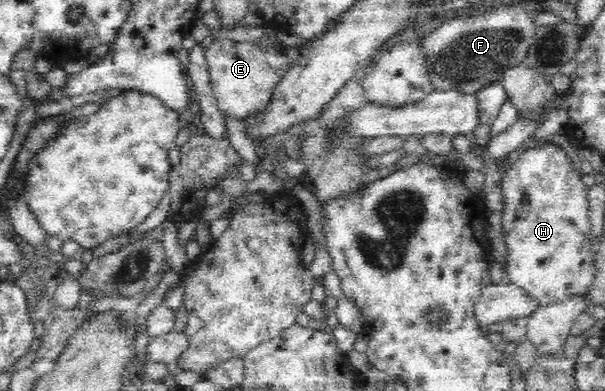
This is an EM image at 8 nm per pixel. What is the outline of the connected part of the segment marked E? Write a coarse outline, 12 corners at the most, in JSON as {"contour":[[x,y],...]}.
{"contour":[[231,38],[206,48],[211,90],[226,116],[267,104],[289,59]]}

